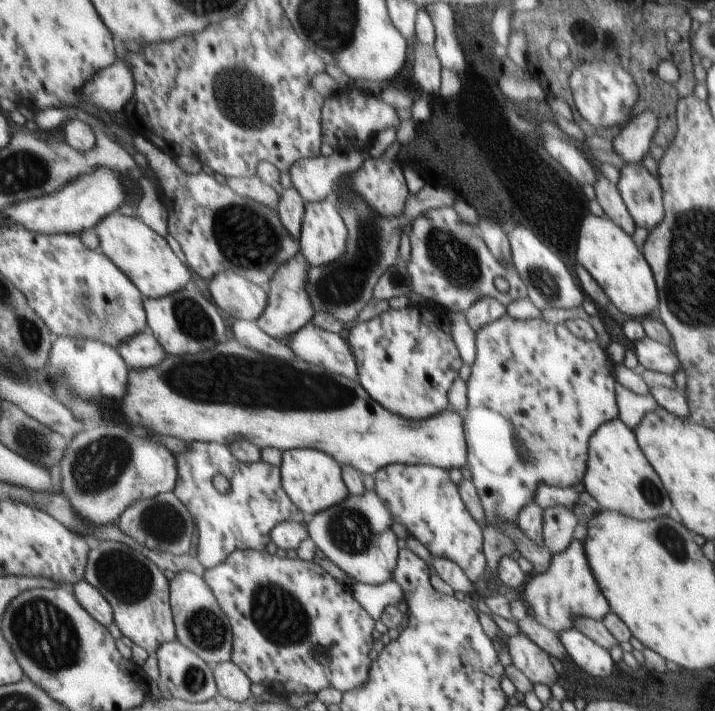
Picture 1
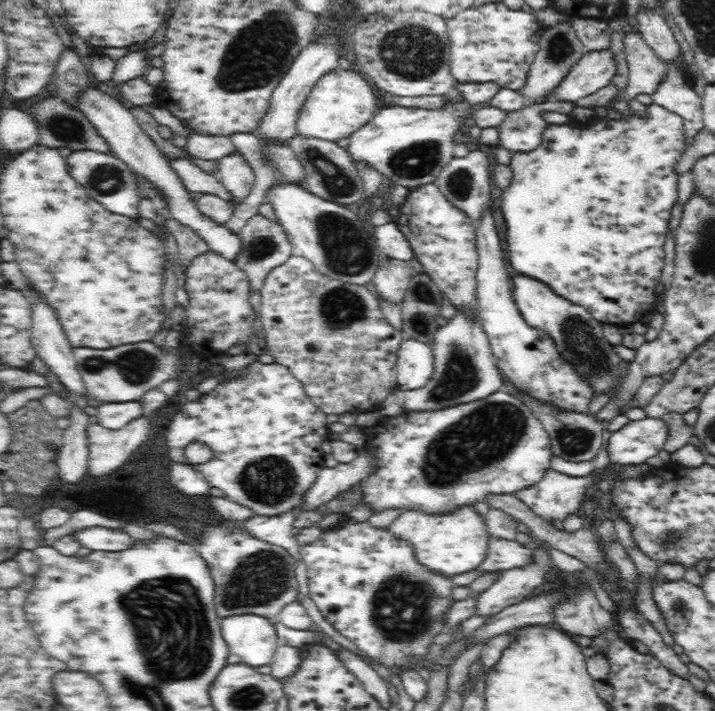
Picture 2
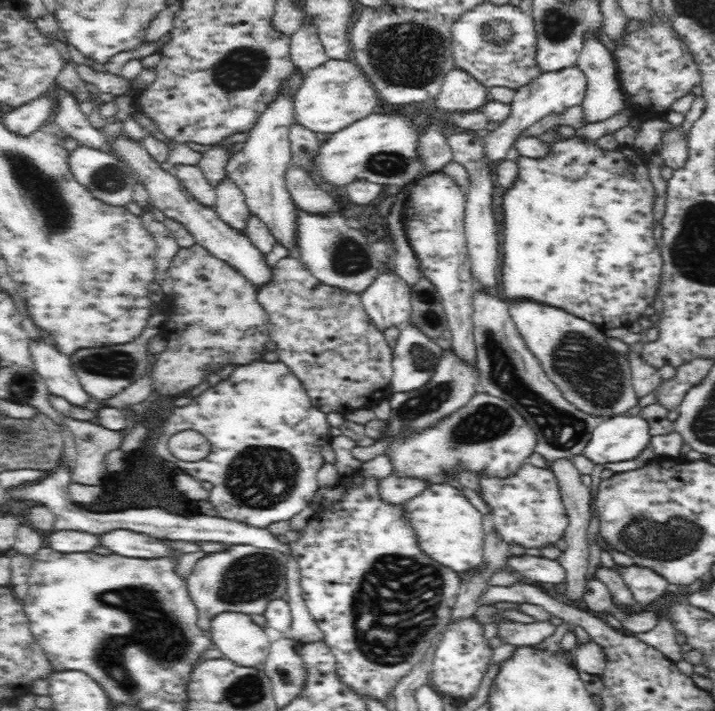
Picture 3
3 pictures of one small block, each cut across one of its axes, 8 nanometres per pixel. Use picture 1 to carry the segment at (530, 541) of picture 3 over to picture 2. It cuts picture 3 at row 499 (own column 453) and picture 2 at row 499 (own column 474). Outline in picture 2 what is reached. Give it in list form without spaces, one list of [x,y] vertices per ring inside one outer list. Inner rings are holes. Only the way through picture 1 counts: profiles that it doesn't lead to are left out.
[[[553,469],[546,470],[541,474],[537,482],[530,483],[529,486],[522,487],[513,492],[512,496],[520,500],[529,509],[529,512],[544,520],[544,522],[554,522],[554,520],[566,520],[571,514],[581,511],[582,498],[586,487],[598,480],[597,474],[589,474],[584,477],[569,476]]]

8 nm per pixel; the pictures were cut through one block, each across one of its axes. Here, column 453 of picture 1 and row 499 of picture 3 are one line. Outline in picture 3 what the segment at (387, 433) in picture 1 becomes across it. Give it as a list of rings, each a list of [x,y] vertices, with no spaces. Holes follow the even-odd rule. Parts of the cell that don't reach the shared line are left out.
[[[430,483],[426,490],[406,501],[407,518],[410,518],[418,544],[432,560],[458,572],[480,566],[483,562],[484,540],[482,515],[462,491],[449,483]]]

